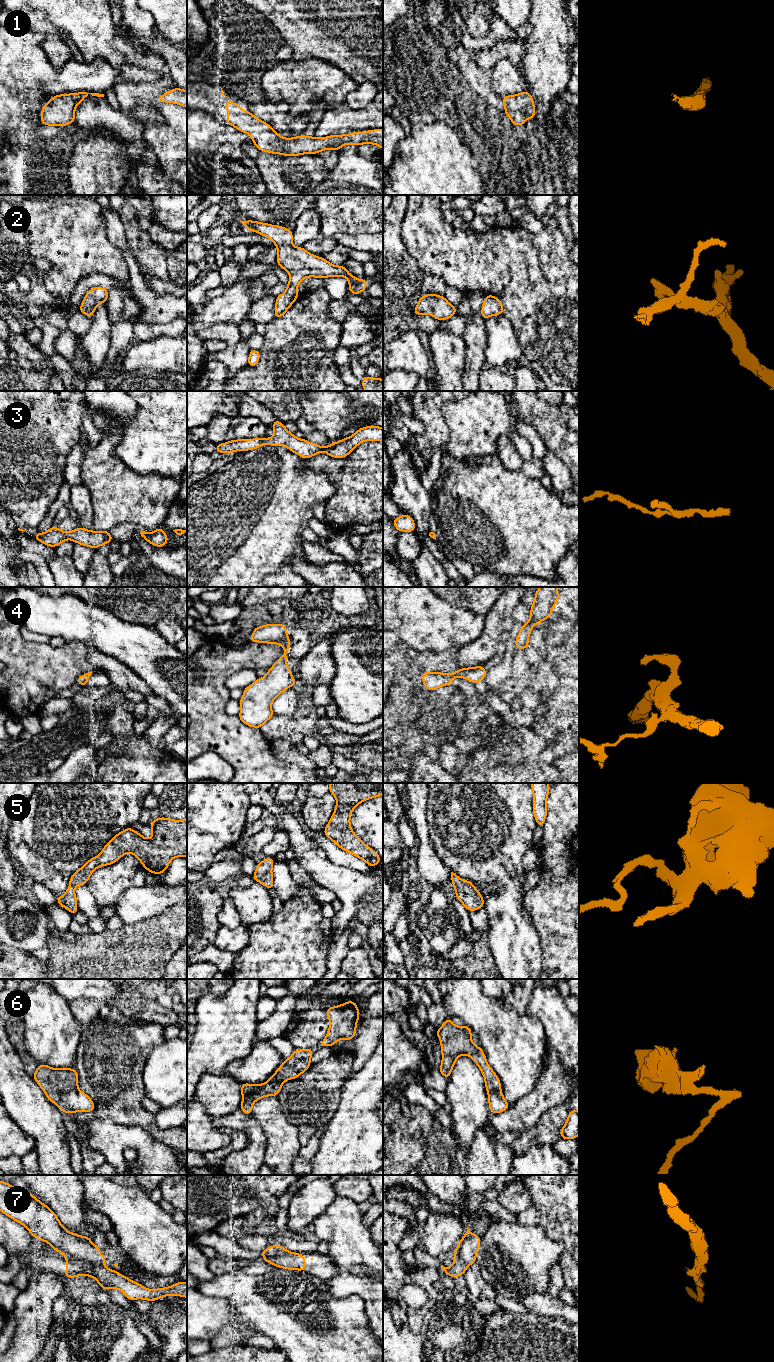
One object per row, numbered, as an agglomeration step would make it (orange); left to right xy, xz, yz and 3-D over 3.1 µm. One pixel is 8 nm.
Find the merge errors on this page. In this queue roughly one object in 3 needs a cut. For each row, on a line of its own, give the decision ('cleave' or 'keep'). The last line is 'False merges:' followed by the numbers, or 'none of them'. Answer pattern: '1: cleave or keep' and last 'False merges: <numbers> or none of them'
1: keep
2: keep
3: keep
4: keep
5: keep
6: cleave
7: cleave
False merges: 6, 7

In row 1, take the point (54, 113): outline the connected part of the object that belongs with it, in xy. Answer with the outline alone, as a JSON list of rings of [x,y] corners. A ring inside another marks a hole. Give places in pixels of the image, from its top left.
[[[71,93],[55,95],[42,107],[41,124],[50,126],[67,126],[75,122],[75,109],[77,105],[89,94],[97,97],[104,97],[99,93]]]

